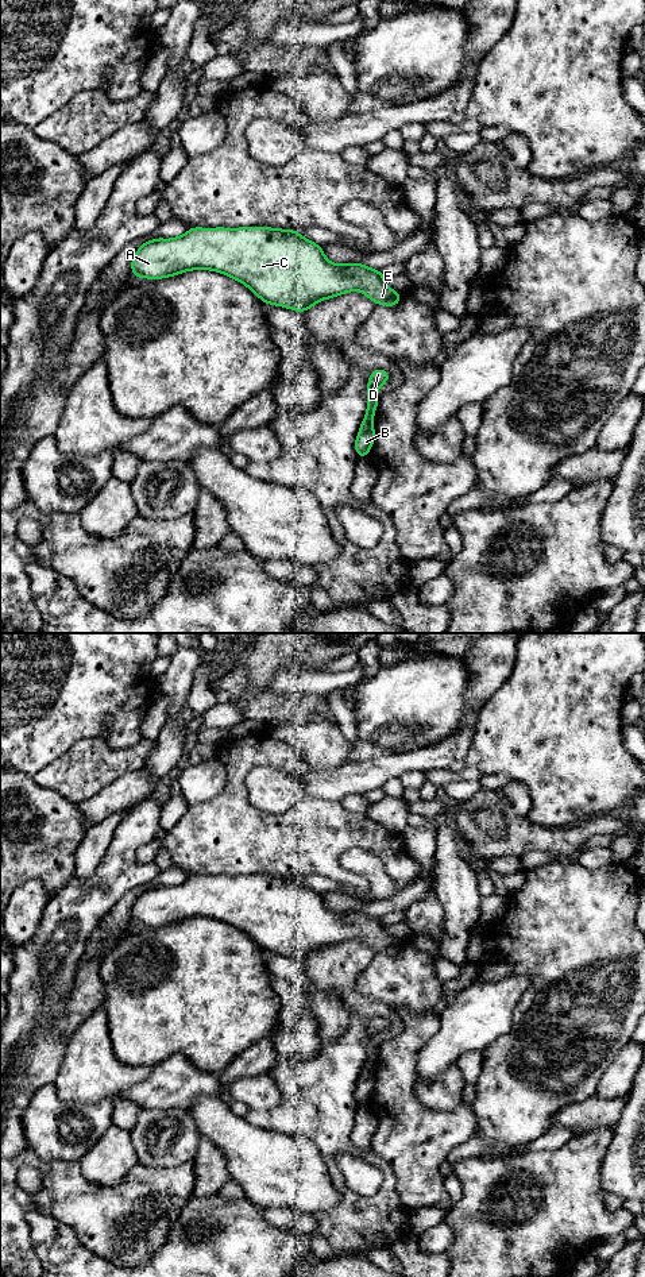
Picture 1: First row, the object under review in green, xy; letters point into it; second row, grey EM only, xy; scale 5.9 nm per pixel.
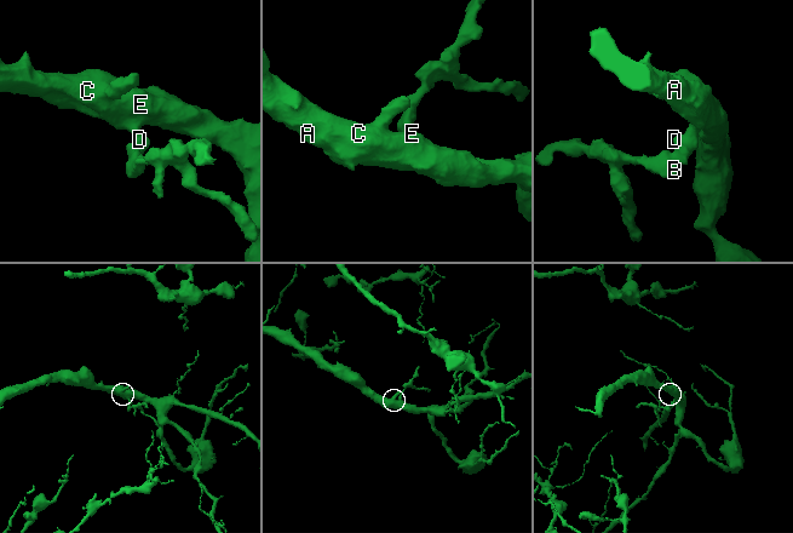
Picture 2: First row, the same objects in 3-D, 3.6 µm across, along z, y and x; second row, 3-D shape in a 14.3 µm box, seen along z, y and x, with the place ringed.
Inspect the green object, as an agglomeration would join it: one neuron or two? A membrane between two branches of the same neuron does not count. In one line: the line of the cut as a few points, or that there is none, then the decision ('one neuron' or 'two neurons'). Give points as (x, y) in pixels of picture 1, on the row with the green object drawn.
cut in xy along (366, 415), (373, 417); two neurons

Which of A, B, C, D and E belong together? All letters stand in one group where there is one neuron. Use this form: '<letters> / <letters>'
A C D E / B

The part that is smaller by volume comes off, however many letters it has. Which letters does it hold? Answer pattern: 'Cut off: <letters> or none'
Cut off: B

